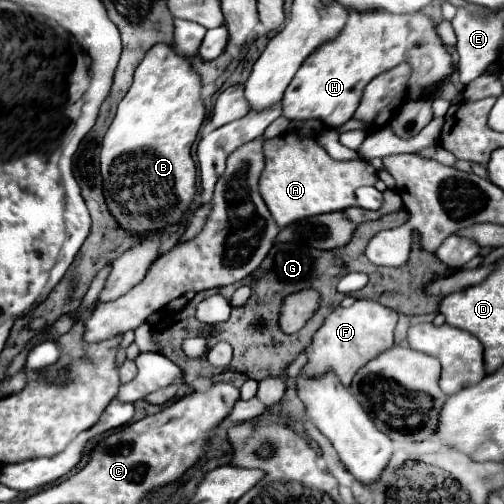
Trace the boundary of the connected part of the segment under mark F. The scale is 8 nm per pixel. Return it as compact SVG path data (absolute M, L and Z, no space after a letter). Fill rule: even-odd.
M358 299L352 307L336 307L322 323L322 327L314 333L314 339L308 347L308 361L302 367L302 375L306 377L318 377L328 371L332 371L346 389L350 389L350 383L360 367L364 367L370 359L378 357L378 353L388 351L394 347L394 327L398 323L398 313L392 309L376 303Z

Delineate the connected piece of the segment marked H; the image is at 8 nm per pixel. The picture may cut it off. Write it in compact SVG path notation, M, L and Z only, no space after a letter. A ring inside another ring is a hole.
M350 9L348 23L340 31L338 39L322 43L322 47L318 47L318 51L302 63L298 75L294 75L282 99L282 115L292 121L318 119L336 129L352 119L368 81L398 63L410 63L412 67L410 81L406 83L406 103L434 95L442 79L450 79L454 73L454 59L430 17L422 13L390 15L388 11Z

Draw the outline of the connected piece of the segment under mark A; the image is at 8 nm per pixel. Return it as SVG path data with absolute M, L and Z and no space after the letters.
M284 133L264 141L264 161L266 167L260 175L260 195L280 227L286 227L302 217L344 211L356 205L354 191L358 187L374 185L378 179L376 169L368 161L336 161L312 137L300 139L294 133Z

